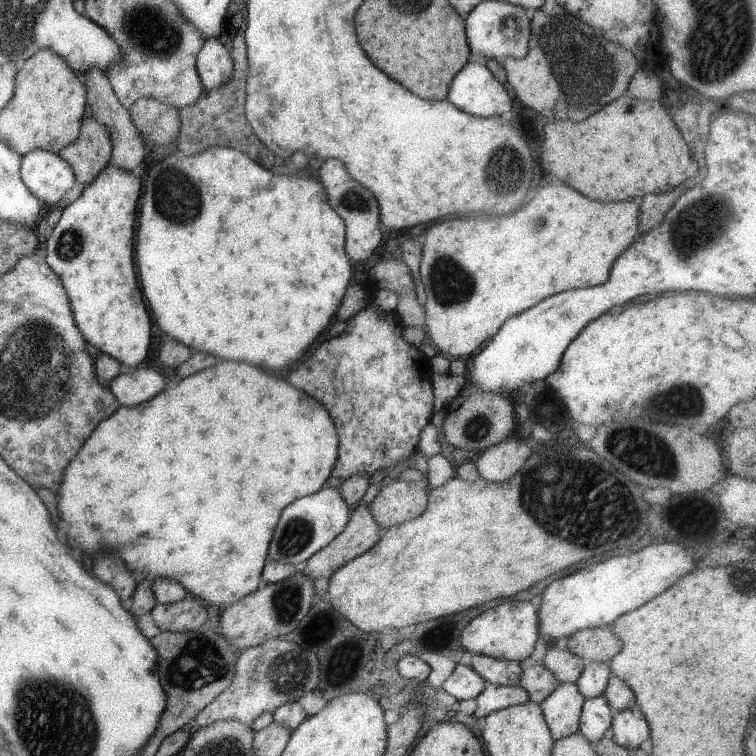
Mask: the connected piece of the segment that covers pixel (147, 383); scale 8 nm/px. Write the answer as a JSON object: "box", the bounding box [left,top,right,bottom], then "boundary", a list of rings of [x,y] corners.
{"box":[107,367,165,407],"boundary":[[[150,367],[121,372],[109,381],[107,388],[120,405],[132,407],[153,398],[165,388],[163,378]]]}

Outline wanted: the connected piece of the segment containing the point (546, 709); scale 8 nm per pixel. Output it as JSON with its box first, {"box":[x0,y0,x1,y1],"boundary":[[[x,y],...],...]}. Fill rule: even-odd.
{"box":[539,683,583,740],"boundary":[[[558,683],[557,688],[539,704],[552,740],[572,735],[578,730],[583,695],[571,683]]]}

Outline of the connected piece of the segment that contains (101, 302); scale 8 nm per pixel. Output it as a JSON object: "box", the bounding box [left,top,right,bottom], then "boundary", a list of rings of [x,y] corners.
{"box":[41,164,151,366],"boundary":[[[112,164],[105,165],[80,196],[63,208],[49,237],[41,240],[46,251],[44,261],[59,277],[62,287],[67,292],[71,316],[81,336],[100,353],[127,366],[137,366],[145,358],[151,340],[149,333],[151,320],[143,304],[142,292],[139,292],[135,266],[133,266],[133,230],[135,230],[133,226],[135,226],[135,208],[141,189],[141,178],[135,177],[131,171]]]}

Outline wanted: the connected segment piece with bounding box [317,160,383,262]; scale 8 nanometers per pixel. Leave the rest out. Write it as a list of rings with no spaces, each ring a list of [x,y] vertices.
[[[325,160],[317,169],[318,181],[325,189],[326,199],[329,206],[339,215],[345,227],[344,251],[353,262],[367,260],[371,252],[379,246],[383,234],[379,226],[380,214],[377,201],[370,192],[361,188],[355,180],[349,178],[343,164],[339,160]]]

